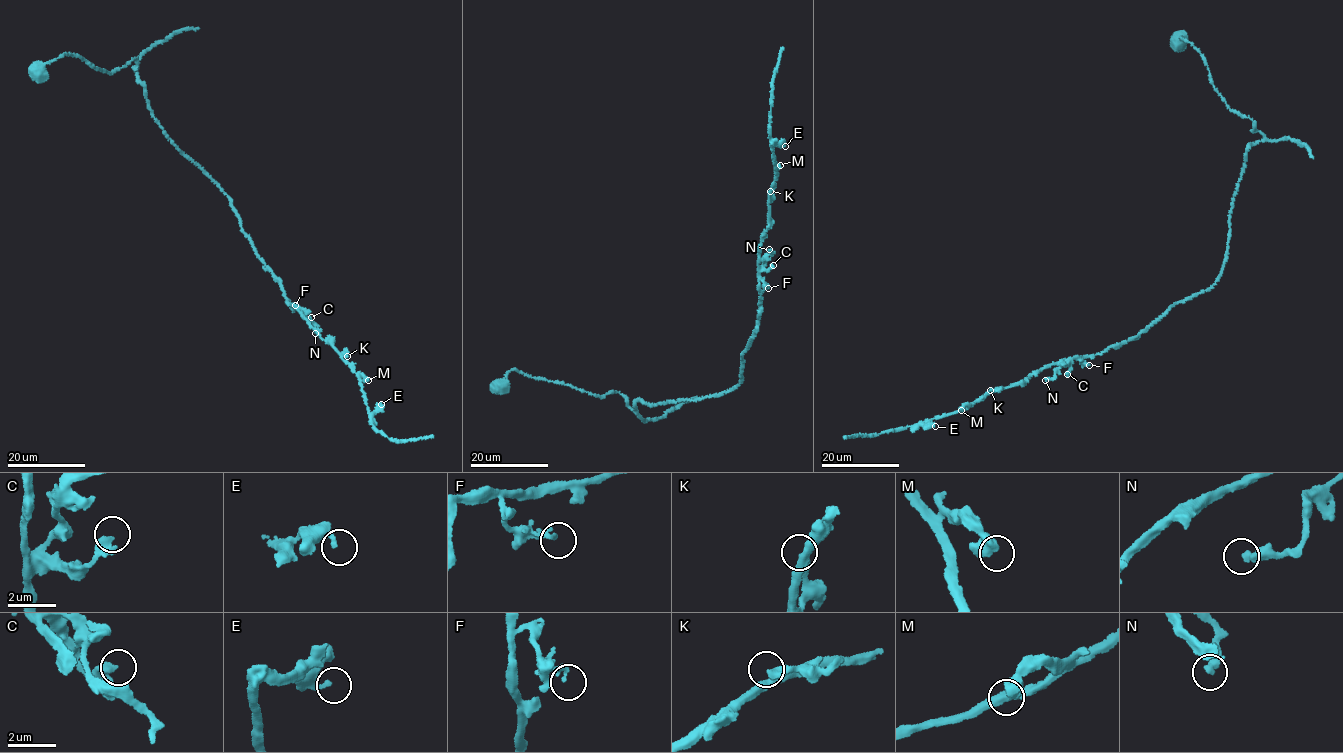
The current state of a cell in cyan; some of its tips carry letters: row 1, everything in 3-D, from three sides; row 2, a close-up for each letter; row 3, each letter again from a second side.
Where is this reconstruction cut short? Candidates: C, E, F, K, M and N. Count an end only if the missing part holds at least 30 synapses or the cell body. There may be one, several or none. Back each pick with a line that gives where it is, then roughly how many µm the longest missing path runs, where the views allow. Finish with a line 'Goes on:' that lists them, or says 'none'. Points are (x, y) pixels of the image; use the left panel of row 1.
Goes on: none

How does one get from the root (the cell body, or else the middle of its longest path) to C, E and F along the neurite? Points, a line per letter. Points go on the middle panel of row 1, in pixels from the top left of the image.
C: (500, 386), (516, 369), (618, 392), (635, 412), (639, 400), (726, 392), (741, 380), (760, 272), (773, 265)
E: (500, 386), (516, 369), (618, 392), (635, 412), (639, 400), (734, 388), (758, 323), (772, 147), (785, 146)
F: (500, 386), (516, 369), (618, 392), (635, 412), (639, 400), (717, 396), (741, 380), (761, 279), (768, 288)

